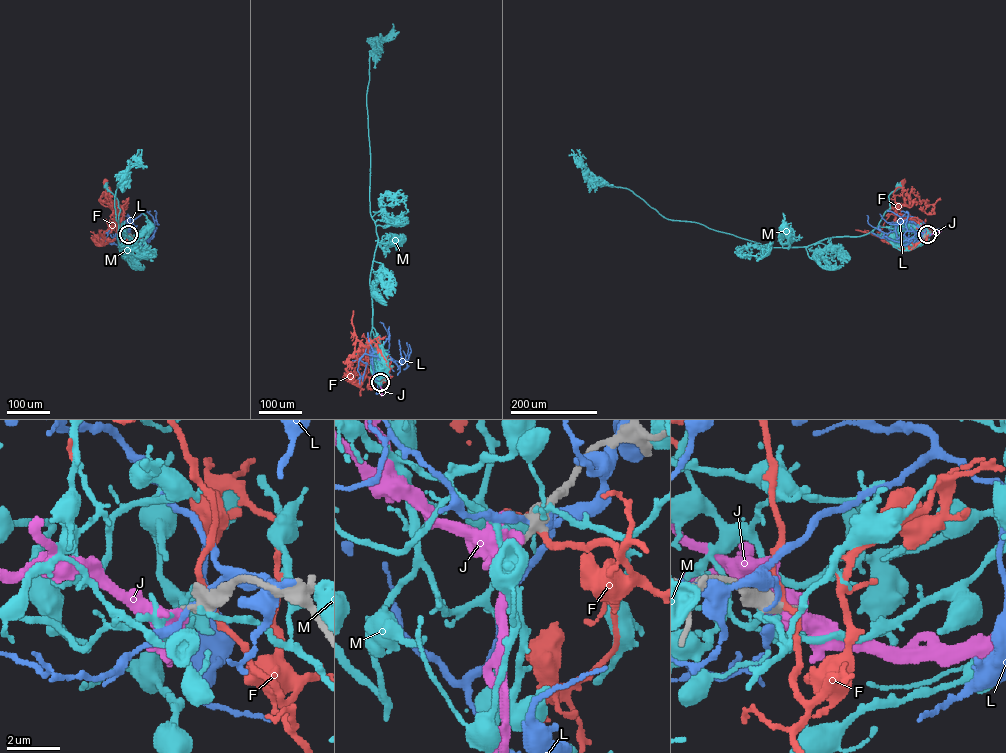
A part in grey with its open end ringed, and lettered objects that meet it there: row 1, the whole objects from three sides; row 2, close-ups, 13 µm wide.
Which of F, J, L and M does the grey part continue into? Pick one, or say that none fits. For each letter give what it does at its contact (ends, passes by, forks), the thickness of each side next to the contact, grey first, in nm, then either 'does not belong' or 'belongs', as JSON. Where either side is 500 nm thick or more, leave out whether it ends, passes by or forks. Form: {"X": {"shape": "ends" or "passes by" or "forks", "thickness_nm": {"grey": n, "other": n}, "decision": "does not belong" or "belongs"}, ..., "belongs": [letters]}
{"F": {"thickness_nm": {"grey": 500, "other": 240}, "decision": "does not belong"}, "J": {"thickness_nm": {"grey": 150, "other": 650}, "decision": "belongs"}, "L": {"shape": "forks", "thickness_nm": {"grey": 400, "other": 160}, "decision": "does not belong"}, "M": {"shape": "ends", "thickness_nm": {"grey": 440, "other": 200}, "decision": "does not belong"}, "belongs": ["J"]}

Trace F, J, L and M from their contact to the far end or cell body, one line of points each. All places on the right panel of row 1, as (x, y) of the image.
F: (926, 234), (925, 241), (906, 251), (886, 240), (892, 237), (901, 218), (893, 193), (903, 183)
J: (927, 234), (915, 225)
L: (926, 234), (911, 244), (902, 242), (895, 231), (897, 220), (910, 216), (937, 230)
M: (926, 234), (913, 248), (901, 250), (873, 232), (890, 208), (888, 195), (898, 186)

